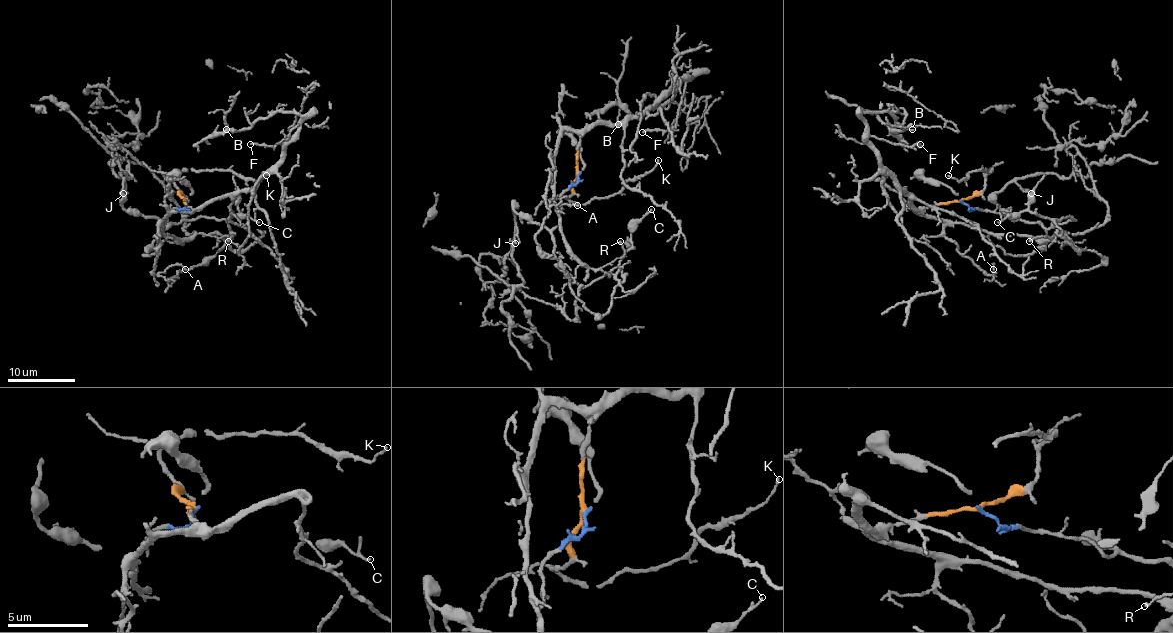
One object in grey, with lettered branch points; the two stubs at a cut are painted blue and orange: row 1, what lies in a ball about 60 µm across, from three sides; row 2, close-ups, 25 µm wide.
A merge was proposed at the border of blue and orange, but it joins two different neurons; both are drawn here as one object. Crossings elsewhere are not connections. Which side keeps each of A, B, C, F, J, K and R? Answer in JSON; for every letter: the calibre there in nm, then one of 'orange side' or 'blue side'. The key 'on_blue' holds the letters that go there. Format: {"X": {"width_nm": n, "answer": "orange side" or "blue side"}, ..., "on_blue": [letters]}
{"A": {"width_nm": 140, "answer": "orange side"}, "B": {"width_nm": 140, "answer": "orange side"}, "C": {"width_nm": 90, "answer": "blue side"}, "F": {"width_nm": 180, "answer": "orange side"}, "J": {"width_nm": 130, "answer": "blue side"}, "K": {"width_nm": 150, "answer": "orange side"}, "R": {"width_nm": 140, "answer": "orange side"}, "on_blue": ["C", "J"]}

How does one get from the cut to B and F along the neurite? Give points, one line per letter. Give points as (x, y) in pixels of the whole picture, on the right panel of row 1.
B: (961, 200), (918, 209), (877, 158), (867, 125), (859, 116), (887, 111), (903, 130), (894, 128), (913, 130)
F: (961, 200), (918, 209), (913, 204), (913, 197), (879, 162), (867, 138), (876, 136), (913, 147), (919, 143)

